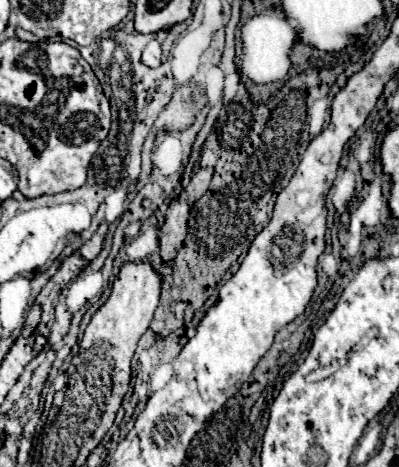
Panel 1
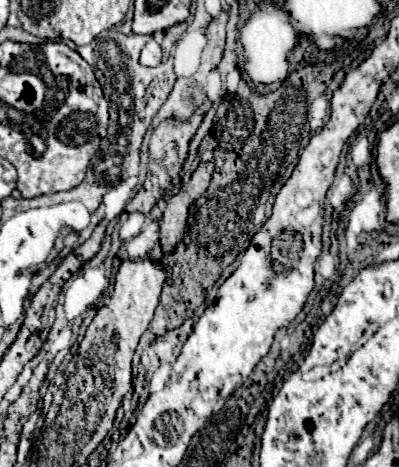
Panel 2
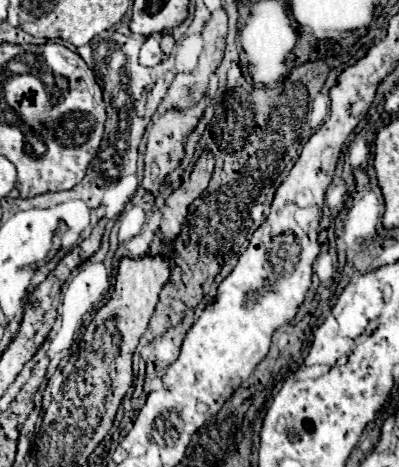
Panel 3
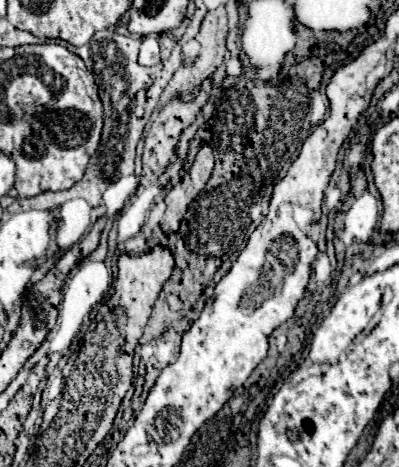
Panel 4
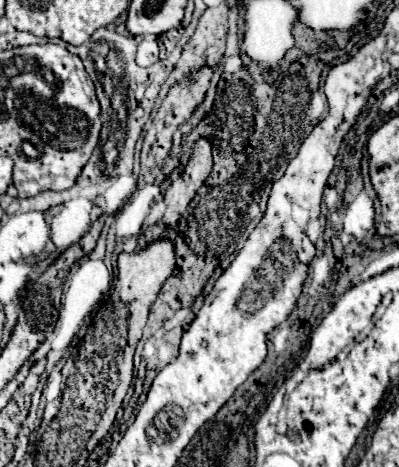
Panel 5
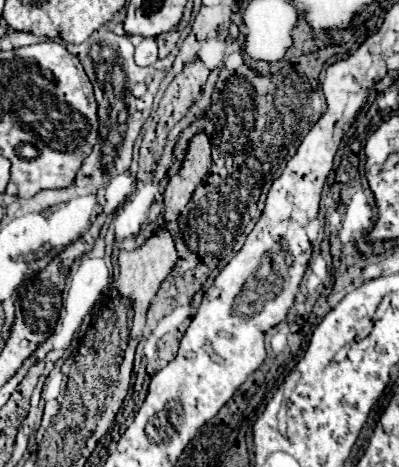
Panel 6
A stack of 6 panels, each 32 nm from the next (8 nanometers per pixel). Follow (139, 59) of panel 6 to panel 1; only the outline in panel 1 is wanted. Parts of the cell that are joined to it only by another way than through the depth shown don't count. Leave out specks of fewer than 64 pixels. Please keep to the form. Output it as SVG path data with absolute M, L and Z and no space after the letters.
M150 40L148 46L142 52L142 64L146 66L160 66L160 58L162 58L162 50L158 40Z

